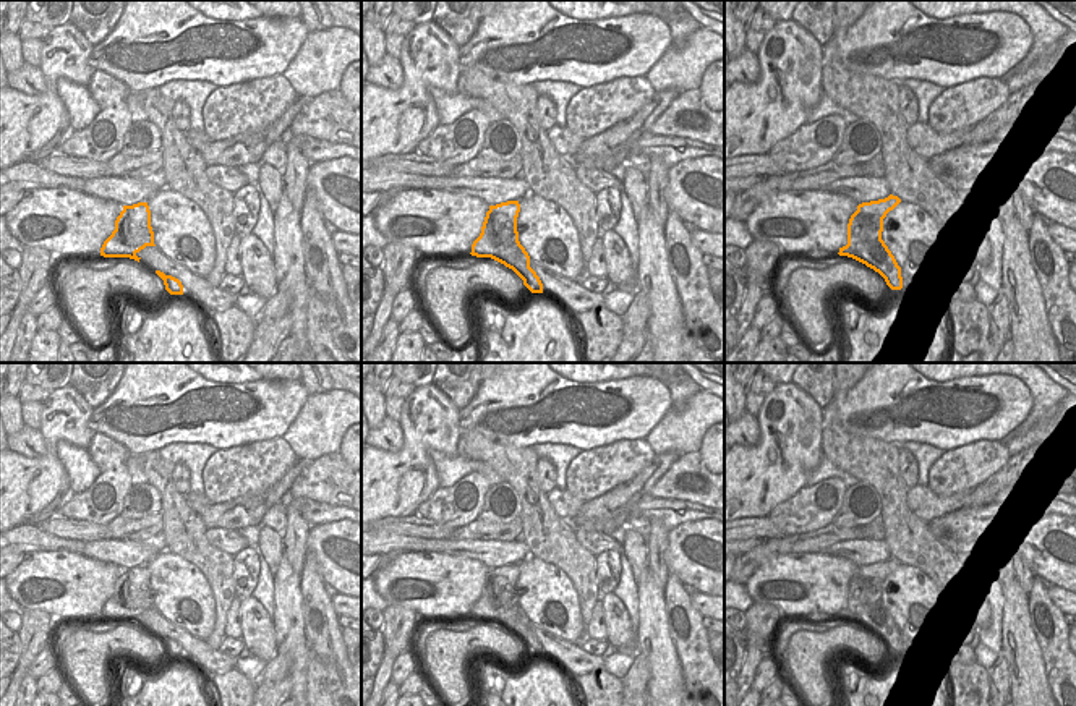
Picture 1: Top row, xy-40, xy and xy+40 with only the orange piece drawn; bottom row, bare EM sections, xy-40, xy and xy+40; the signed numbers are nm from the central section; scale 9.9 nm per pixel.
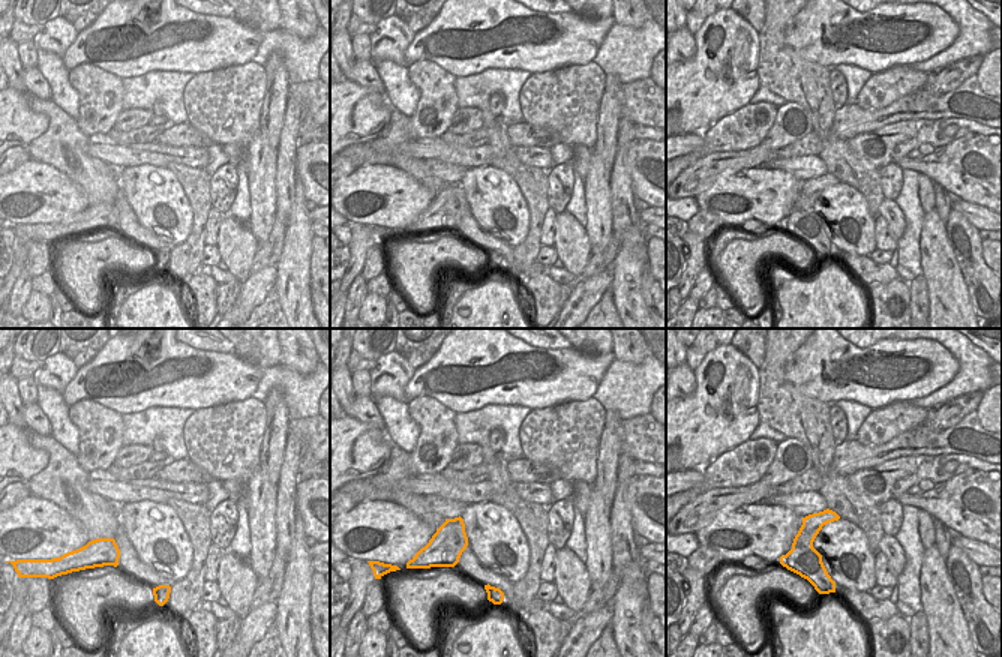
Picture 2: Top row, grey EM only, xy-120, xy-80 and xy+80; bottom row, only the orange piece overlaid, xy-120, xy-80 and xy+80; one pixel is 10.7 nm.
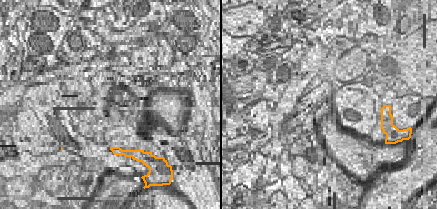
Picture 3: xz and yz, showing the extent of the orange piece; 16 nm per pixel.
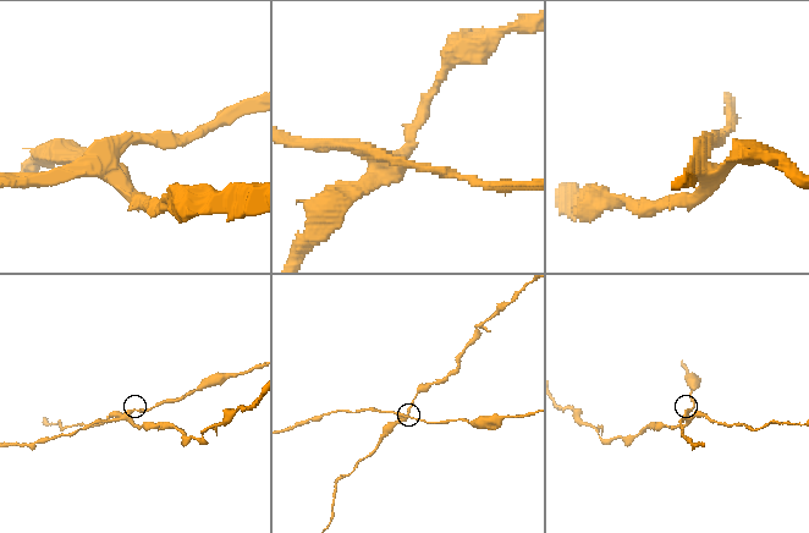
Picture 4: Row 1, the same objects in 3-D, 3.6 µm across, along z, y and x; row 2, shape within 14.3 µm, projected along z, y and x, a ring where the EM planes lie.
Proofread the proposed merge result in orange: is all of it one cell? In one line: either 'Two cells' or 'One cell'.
Two cells

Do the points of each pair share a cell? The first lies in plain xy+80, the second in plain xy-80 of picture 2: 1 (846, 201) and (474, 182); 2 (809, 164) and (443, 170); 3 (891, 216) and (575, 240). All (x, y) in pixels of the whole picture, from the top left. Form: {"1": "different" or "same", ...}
{"1": "same", "2": "same", "3": "same"}

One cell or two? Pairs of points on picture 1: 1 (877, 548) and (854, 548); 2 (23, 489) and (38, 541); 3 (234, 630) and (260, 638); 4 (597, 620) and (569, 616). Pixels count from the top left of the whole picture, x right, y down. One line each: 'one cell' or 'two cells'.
1: one cell
2: two cells
3: two cells
4: two cells

